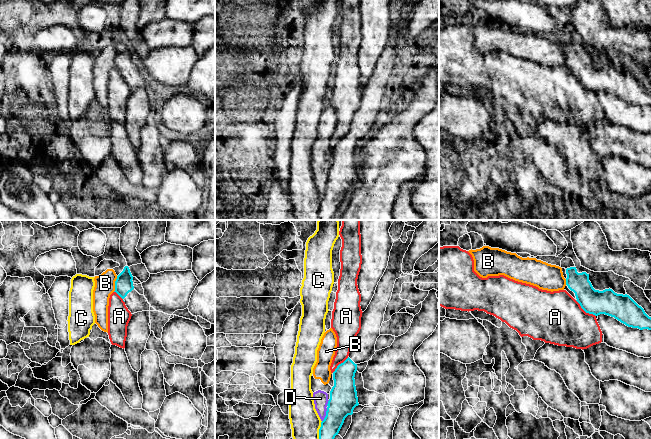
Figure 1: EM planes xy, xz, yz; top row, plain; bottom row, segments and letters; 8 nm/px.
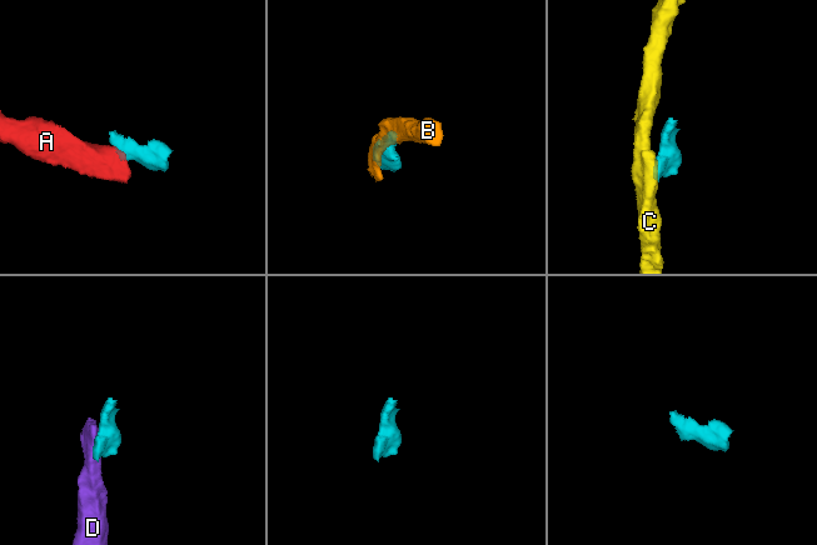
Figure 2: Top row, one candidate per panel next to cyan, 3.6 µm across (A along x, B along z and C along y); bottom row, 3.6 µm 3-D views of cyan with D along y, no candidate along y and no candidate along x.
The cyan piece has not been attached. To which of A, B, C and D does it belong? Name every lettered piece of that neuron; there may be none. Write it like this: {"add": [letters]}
{"add": []}

